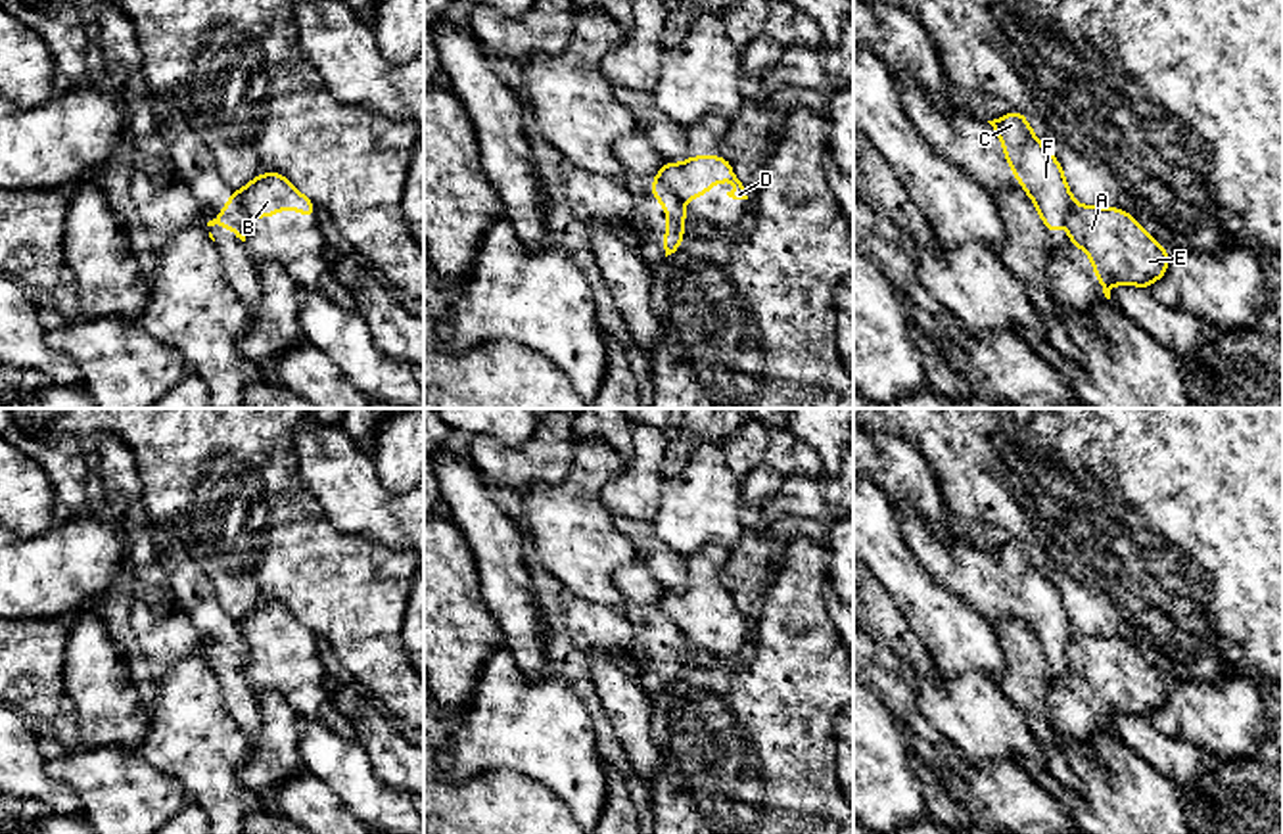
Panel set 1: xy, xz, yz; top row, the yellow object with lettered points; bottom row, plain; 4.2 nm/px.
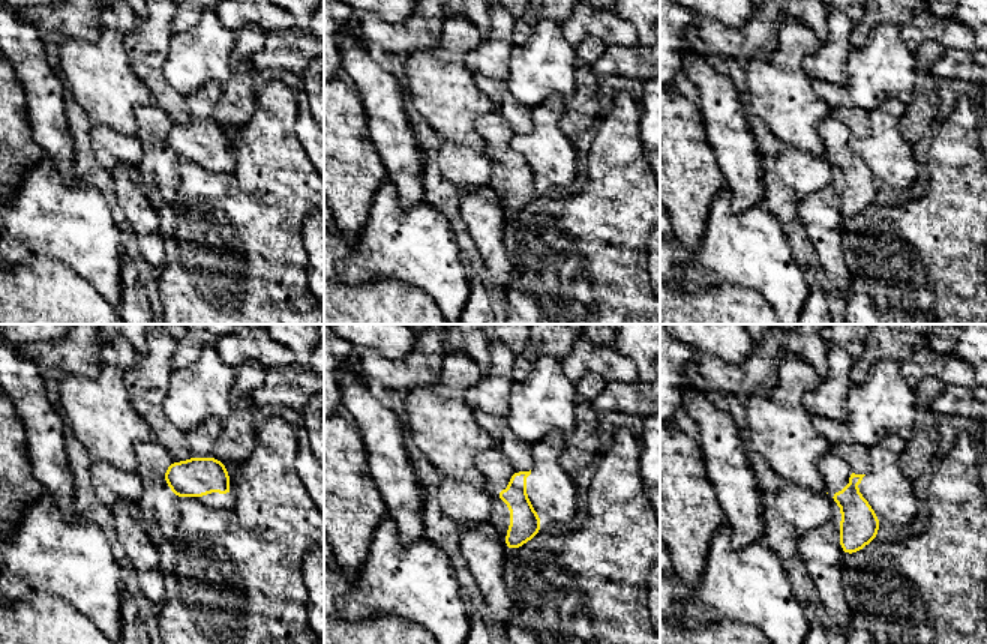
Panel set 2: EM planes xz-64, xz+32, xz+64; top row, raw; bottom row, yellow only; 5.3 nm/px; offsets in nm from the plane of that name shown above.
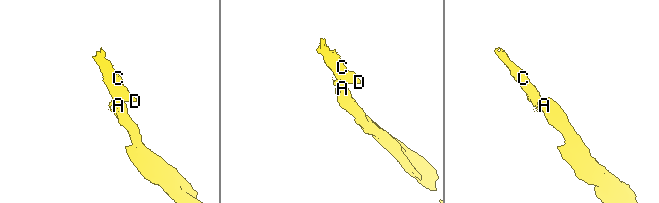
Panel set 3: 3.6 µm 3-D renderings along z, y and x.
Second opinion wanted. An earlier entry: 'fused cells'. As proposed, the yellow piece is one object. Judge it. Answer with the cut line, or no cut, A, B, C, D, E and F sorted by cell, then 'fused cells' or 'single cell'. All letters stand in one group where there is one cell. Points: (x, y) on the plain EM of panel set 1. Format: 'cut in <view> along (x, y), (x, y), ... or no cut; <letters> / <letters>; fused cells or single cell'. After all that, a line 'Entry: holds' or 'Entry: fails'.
cut in xy along (234, 622), (248, 650); A E / B C D F; fused cells
Entry: holds

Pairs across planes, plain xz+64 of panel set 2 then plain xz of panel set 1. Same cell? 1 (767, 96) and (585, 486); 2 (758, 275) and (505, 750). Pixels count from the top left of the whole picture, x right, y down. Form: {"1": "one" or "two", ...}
{"1": "one", "2": "one"}

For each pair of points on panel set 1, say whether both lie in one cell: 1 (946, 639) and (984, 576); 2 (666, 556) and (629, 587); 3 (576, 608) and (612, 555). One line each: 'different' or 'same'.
1: different
2: different
3: different

